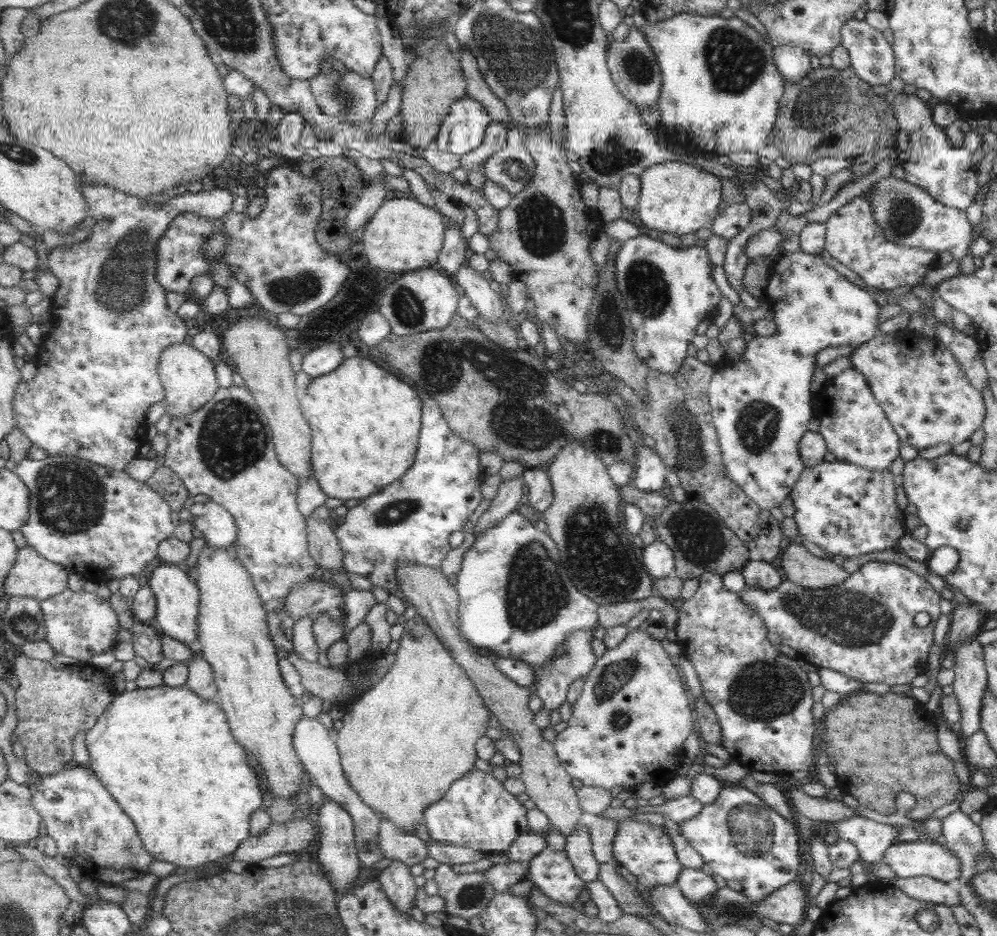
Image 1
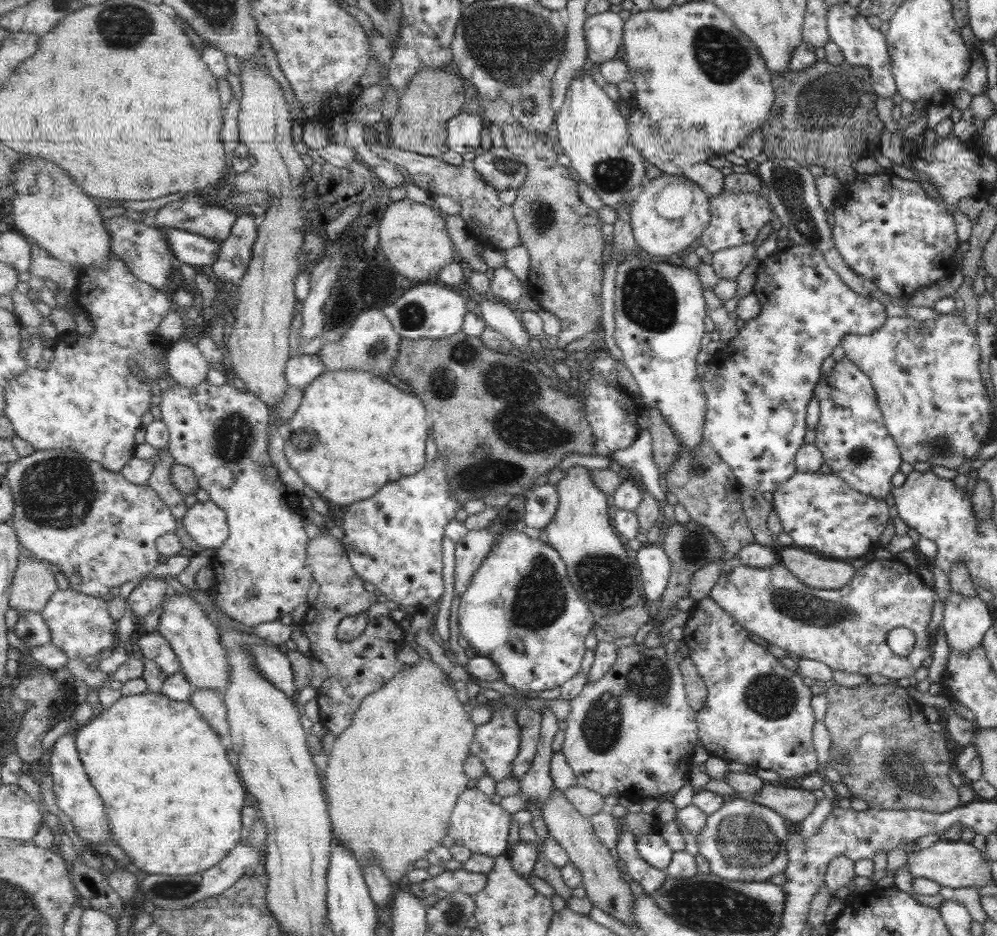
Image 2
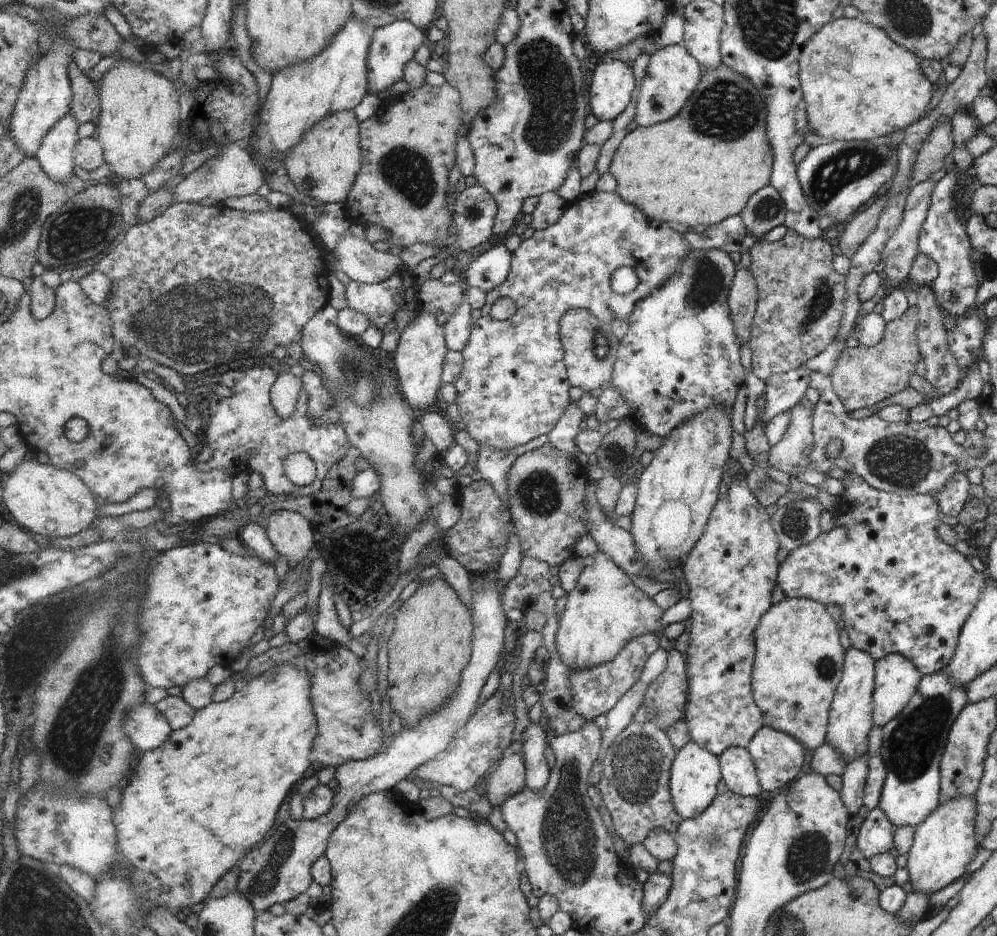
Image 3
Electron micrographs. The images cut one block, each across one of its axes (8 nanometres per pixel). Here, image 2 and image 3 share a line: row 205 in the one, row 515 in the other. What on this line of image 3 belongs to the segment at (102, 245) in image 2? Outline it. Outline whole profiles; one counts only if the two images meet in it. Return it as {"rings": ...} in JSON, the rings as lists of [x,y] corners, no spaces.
{"rings":[[[26,456],[11,474],[4,475],[2,486],[3,503],[18,524],[47,541],[69,538],[89,530],[98,517],[98,501],[82,478],[54,464],[41,464],[34,456]]]}

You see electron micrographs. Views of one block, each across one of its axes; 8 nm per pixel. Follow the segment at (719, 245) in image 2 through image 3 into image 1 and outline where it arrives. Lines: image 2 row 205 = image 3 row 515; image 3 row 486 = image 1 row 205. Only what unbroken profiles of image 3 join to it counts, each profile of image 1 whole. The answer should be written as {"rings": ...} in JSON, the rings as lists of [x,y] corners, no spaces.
{"rings":[[[732,203],[720,210],[708,226],[711,227],[712,234],[721,236],[727,243],[749,224],[749,219],[749,207],[745,203]]]}

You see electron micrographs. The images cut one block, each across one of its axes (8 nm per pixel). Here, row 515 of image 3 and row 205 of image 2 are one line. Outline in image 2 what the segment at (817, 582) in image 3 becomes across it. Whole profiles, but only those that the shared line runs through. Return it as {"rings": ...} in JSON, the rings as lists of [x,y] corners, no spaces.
{"rings":[[[856,173],[852,181],[841,184],[840,196],[832,206],[832,241],[849,270],[871,281],[877,290],[887,295],[909,298],[915,290],[928,287],[941,278],[949,277],[956,269],[951,255],[958,248],[953,217],[943,205],[929,199],[919,183],[881,174]]]}

